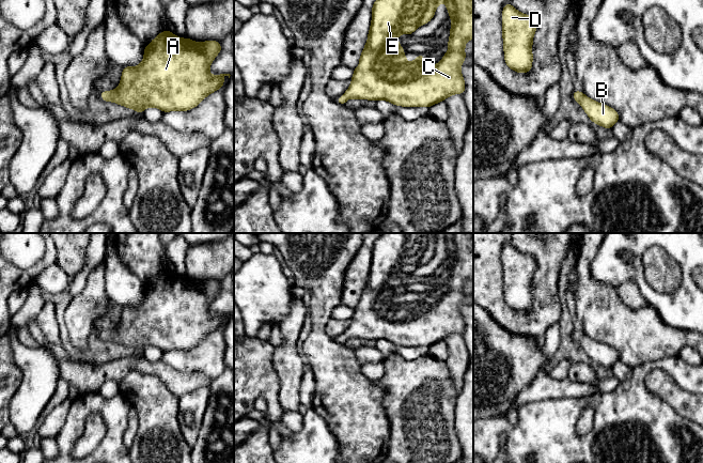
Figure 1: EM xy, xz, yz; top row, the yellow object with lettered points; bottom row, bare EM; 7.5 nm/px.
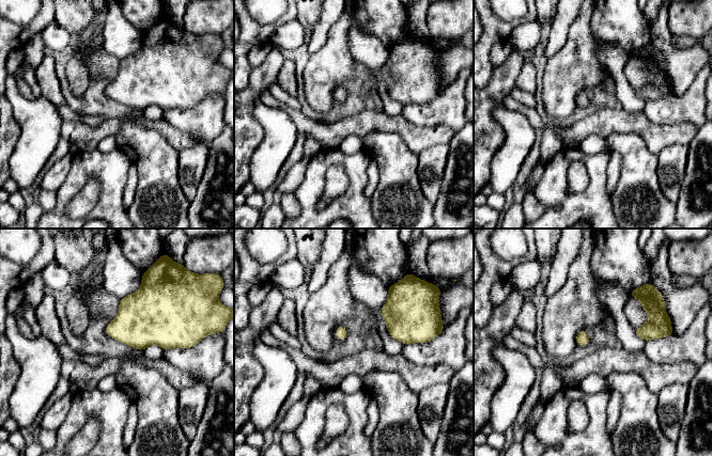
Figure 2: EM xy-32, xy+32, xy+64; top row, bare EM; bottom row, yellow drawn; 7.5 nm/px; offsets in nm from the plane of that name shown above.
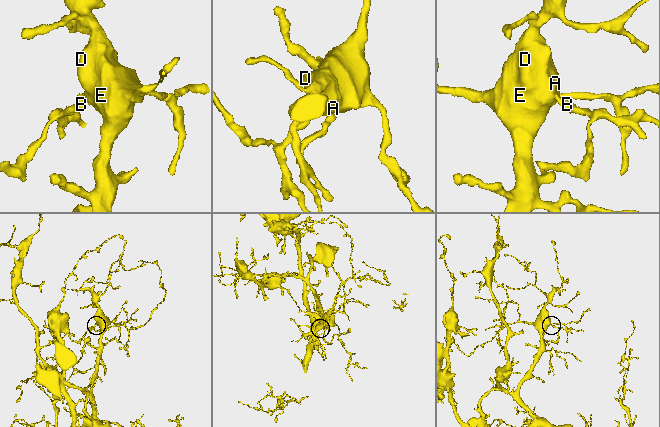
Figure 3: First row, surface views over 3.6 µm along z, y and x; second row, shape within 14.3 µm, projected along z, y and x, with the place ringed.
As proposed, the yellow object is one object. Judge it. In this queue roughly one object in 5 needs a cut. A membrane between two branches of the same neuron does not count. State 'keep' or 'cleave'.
keep

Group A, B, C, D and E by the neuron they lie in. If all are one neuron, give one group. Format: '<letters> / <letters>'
A B C D E

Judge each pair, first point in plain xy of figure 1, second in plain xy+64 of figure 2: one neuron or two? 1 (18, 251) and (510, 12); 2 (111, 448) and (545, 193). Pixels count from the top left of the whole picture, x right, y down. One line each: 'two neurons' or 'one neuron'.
1: one neuron
2: one neuron

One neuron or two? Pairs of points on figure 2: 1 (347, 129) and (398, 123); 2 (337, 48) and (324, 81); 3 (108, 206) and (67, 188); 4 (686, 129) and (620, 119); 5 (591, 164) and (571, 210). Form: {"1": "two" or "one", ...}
{"1": "one", "2": "one", "3": "one", "4": "one", "5": "one"}

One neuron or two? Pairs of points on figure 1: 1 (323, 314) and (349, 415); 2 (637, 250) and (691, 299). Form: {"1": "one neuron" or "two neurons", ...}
{"1": "one neuron", "2": "one neuron"}

